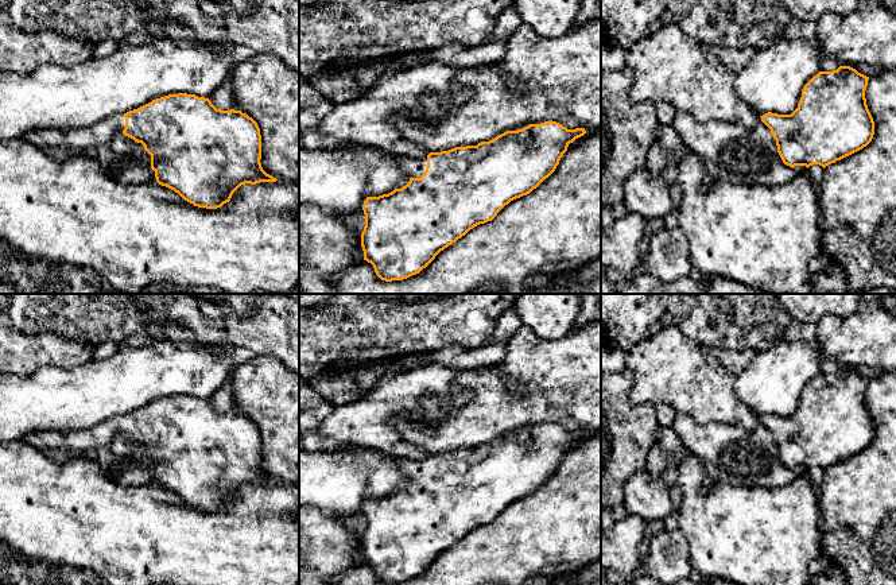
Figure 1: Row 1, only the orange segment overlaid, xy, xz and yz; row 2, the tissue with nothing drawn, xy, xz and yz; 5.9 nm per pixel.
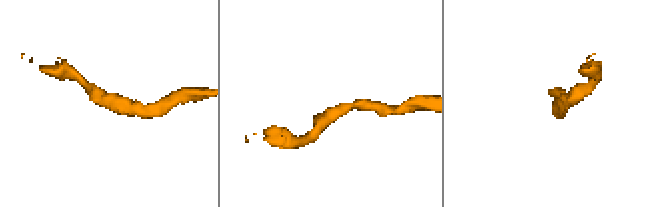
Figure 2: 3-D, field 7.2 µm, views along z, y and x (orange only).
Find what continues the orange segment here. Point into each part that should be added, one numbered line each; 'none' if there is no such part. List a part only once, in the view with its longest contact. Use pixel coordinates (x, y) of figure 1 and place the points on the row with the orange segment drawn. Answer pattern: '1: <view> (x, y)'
1: xz (412, 167)

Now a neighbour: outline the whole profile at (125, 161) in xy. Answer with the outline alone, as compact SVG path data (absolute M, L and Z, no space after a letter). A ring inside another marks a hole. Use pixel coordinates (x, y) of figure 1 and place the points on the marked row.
M117 133L109 144L96 148L108 177L123 185L158 183L155 171L151 168L151 155L141 143Z

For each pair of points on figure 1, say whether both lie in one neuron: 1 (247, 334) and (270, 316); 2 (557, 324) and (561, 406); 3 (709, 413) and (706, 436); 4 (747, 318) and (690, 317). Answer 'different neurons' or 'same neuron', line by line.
1: same neuron
2: different neurons
3: different neurons
4: same neuron

